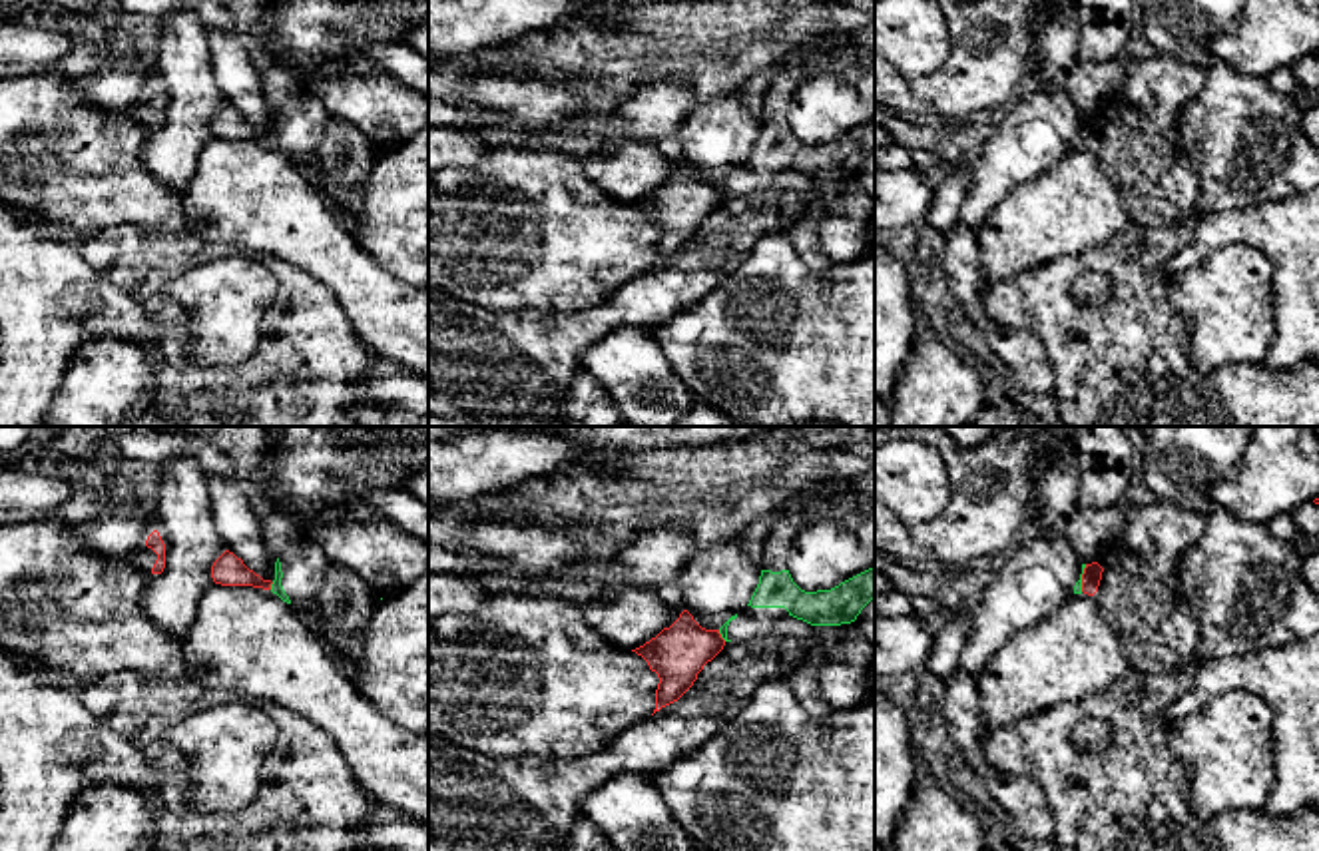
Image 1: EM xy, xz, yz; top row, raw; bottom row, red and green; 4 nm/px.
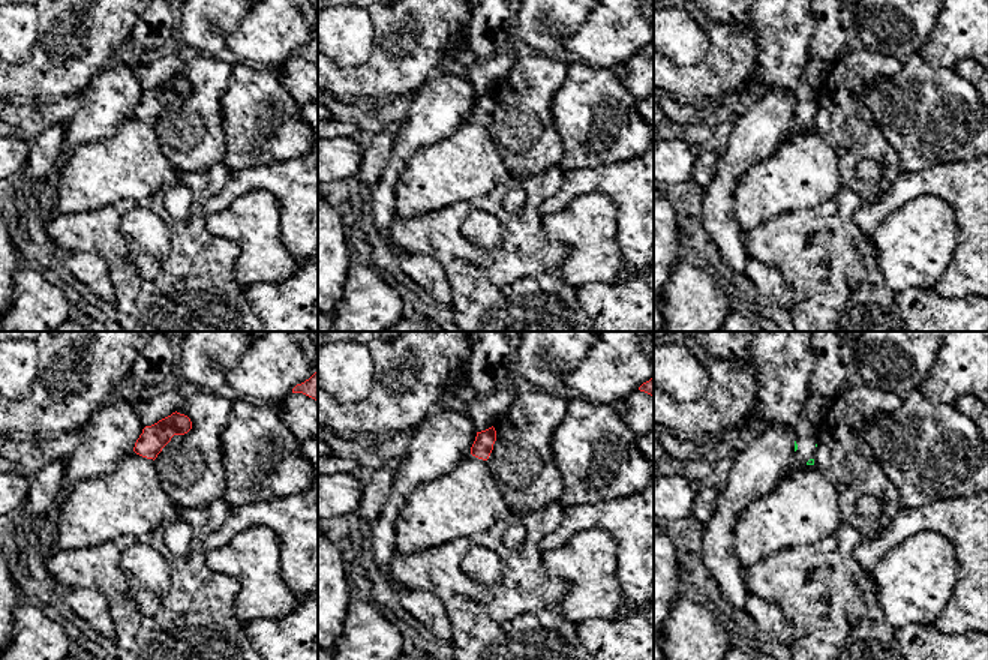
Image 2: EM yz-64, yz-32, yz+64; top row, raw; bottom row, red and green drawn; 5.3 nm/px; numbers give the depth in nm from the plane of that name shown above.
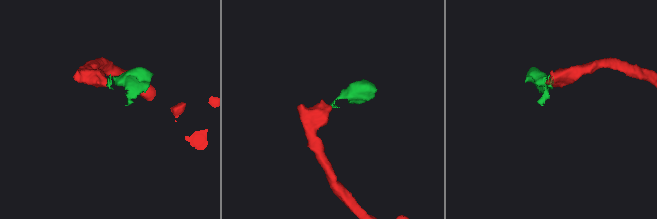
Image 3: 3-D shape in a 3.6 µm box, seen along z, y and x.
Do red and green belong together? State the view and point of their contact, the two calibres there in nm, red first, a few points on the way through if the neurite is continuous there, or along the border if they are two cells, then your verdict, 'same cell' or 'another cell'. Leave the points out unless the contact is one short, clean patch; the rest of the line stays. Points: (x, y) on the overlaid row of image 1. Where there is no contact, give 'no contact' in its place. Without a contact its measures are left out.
meets red in xy at (269, 586); 130 nm thick on the red side, 50 nm on the other; border along xy (273, 582), (269, 588); another cell

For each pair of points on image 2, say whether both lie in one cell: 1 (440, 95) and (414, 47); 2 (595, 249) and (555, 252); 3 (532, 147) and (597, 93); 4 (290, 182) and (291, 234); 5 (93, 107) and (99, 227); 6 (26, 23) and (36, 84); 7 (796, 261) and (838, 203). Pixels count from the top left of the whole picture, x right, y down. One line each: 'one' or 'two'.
1: two
2: two
3: two
4: one
5: two
6: two
7: one

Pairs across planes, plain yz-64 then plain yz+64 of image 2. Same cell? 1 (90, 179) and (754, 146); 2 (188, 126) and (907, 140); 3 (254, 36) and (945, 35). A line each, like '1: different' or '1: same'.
1: different
2: different
3: same

